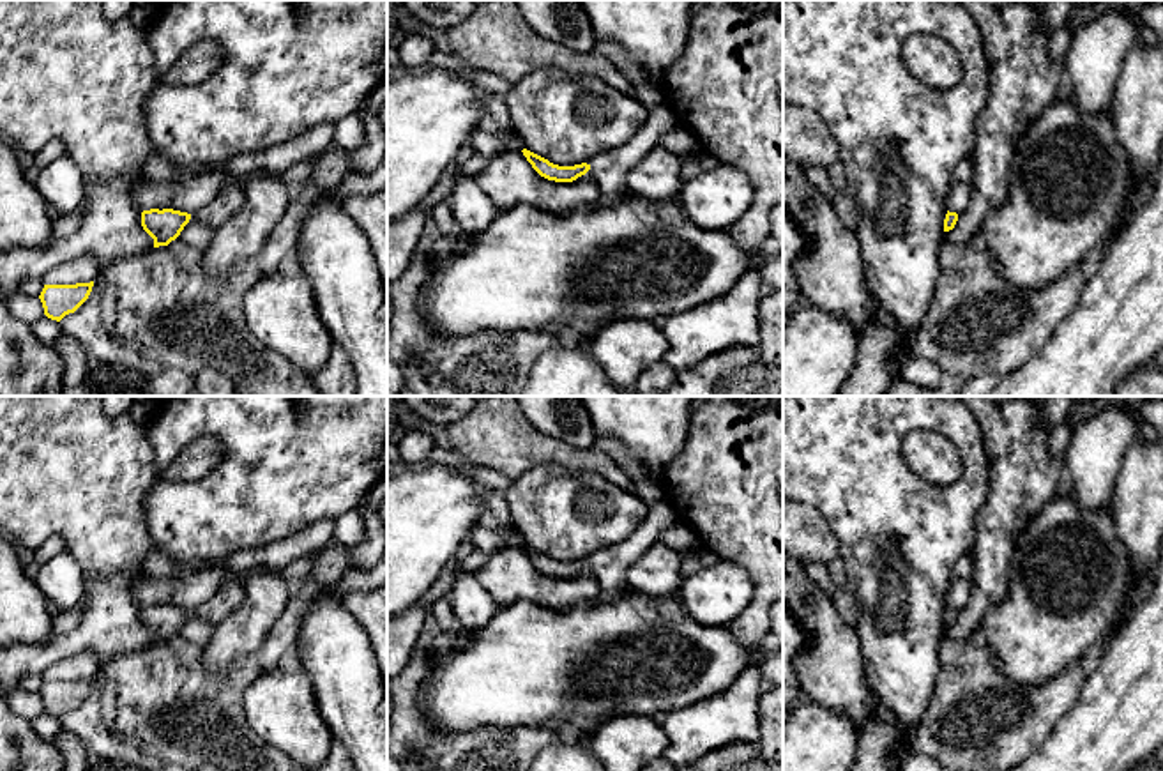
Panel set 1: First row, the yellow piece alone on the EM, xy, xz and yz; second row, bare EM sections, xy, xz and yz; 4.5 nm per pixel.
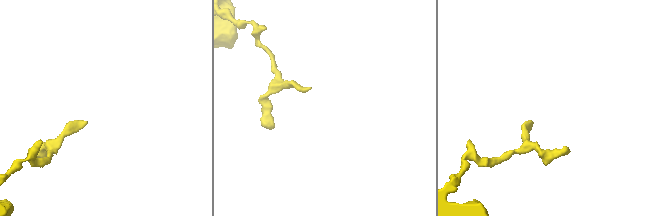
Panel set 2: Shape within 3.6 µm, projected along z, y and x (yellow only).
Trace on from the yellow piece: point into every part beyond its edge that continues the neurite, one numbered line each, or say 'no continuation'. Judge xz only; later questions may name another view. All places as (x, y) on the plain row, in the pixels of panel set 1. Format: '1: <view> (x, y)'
1: xz (610, 564)

